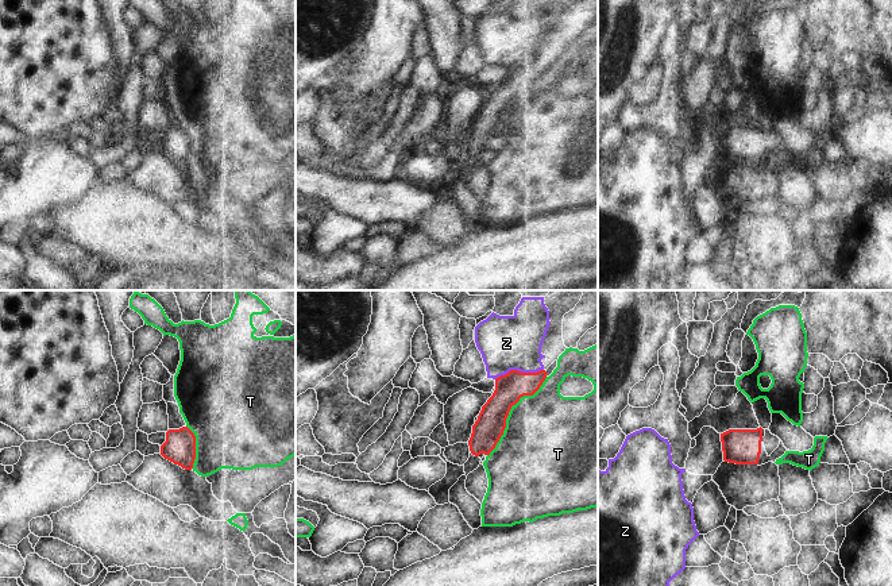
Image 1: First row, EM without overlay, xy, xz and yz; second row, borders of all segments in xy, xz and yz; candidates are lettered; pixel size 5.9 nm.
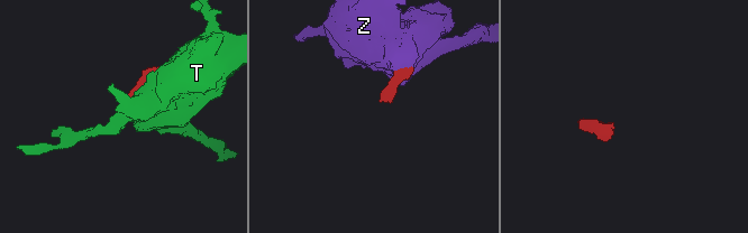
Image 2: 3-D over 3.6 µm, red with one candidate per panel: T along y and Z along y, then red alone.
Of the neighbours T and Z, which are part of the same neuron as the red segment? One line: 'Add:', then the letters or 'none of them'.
Add: none of them.

